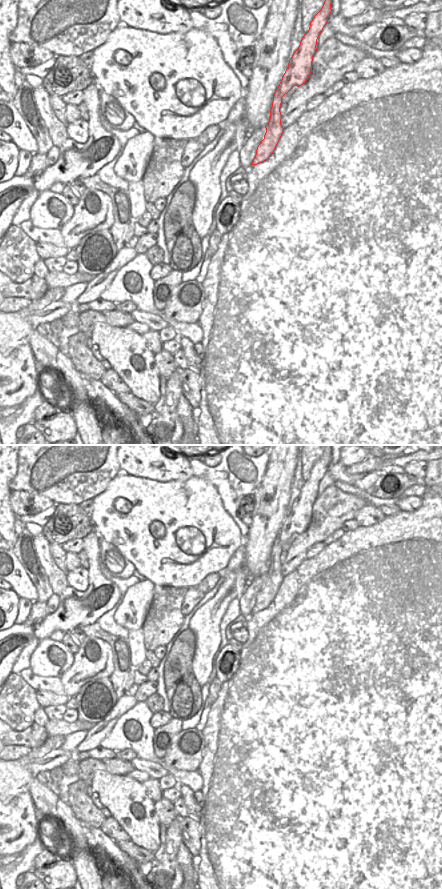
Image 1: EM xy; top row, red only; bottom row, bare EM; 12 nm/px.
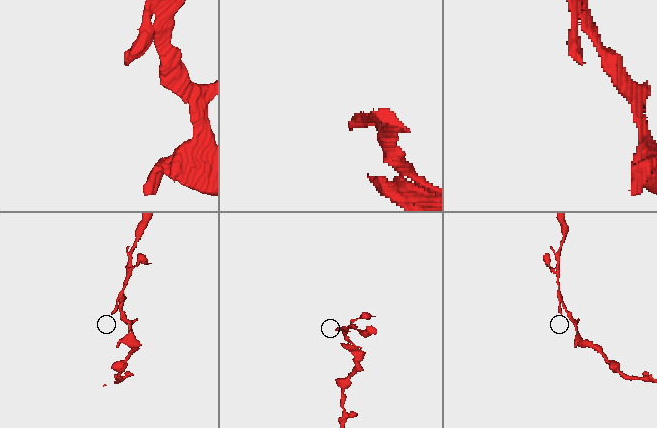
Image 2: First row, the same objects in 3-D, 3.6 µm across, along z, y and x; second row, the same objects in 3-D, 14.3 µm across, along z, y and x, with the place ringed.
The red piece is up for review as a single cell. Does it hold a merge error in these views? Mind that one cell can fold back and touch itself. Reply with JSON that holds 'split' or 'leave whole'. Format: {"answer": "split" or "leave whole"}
{"answer": "leave whole"}

